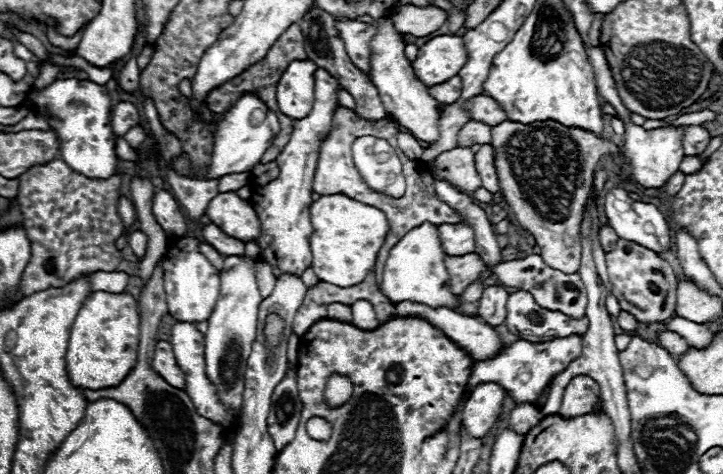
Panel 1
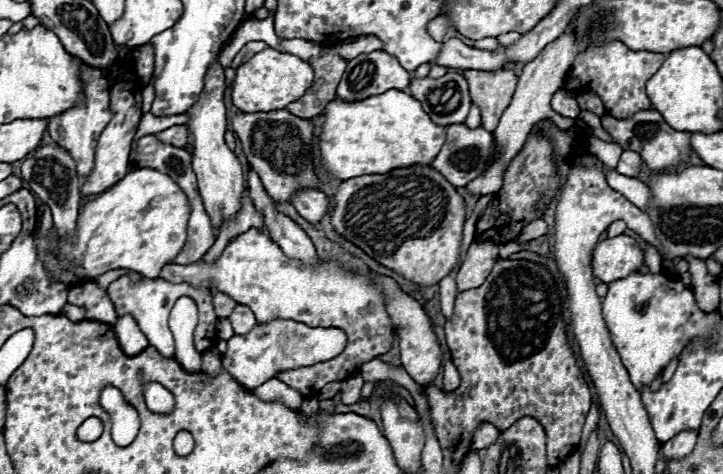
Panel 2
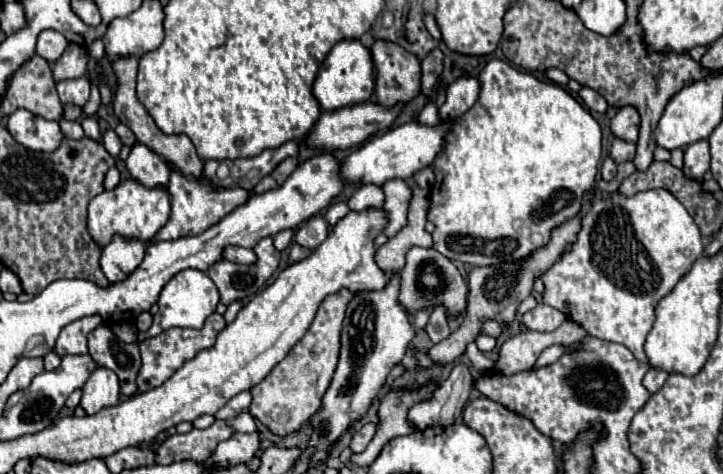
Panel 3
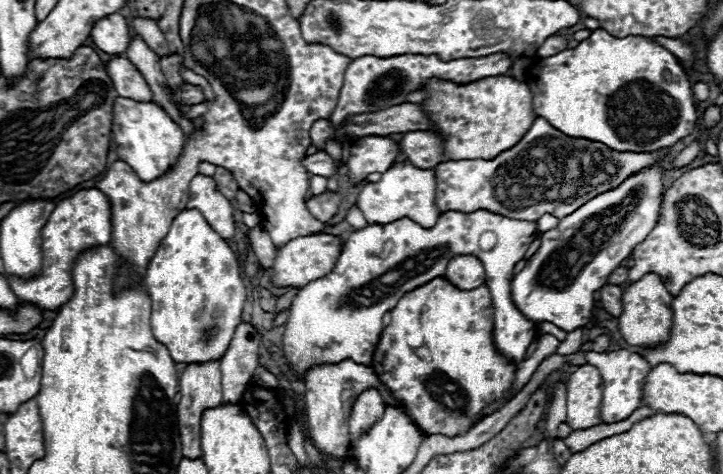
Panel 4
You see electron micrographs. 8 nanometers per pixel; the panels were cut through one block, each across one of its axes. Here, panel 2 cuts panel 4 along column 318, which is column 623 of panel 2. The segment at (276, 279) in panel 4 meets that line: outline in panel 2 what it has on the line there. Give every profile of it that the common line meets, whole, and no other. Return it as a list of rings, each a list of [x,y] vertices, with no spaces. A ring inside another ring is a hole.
[[[626,234],[602,238],[592,250],[592,274],[606,284],[626,278],[630,272],[640,270],[642,264],[642,248],[636,244],[634,238]]]

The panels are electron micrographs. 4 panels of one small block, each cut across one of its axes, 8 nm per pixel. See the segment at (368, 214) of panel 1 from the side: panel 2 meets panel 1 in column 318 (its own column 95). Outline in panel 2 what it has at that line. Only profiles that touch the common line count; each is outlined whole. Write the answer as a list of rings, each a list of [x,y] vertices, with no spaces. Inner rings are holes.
[[[140,168],[126,174],[98,198],[80,206],[74,240],[58,236],[56,230],[36,236],[38,260],[42,262],[50,282],[58,282],[62,272],[70,272],[82,282],[118,268],[140,272],[144,278],[158,278],[162,266],[170,264],[186,242],[188,216],[190,204],[178,184],[162,172]],[[52,246],[56,246],[70,264],[62,266],[54,256]]]

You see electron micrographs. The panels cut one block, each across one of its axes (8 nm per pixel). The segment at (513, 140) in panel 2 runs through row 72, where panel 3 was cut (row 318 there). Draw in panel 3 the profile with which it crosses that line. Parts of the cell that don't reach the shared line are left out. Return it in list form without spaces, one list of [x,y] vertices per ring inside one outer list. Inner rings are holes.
[[[538,304],[534,310],[530,310],[522,316],[522,324],[528,330],[536,330],[536,332],[552,332],[564,320],[566,320],[566,316],[548,304]]]

